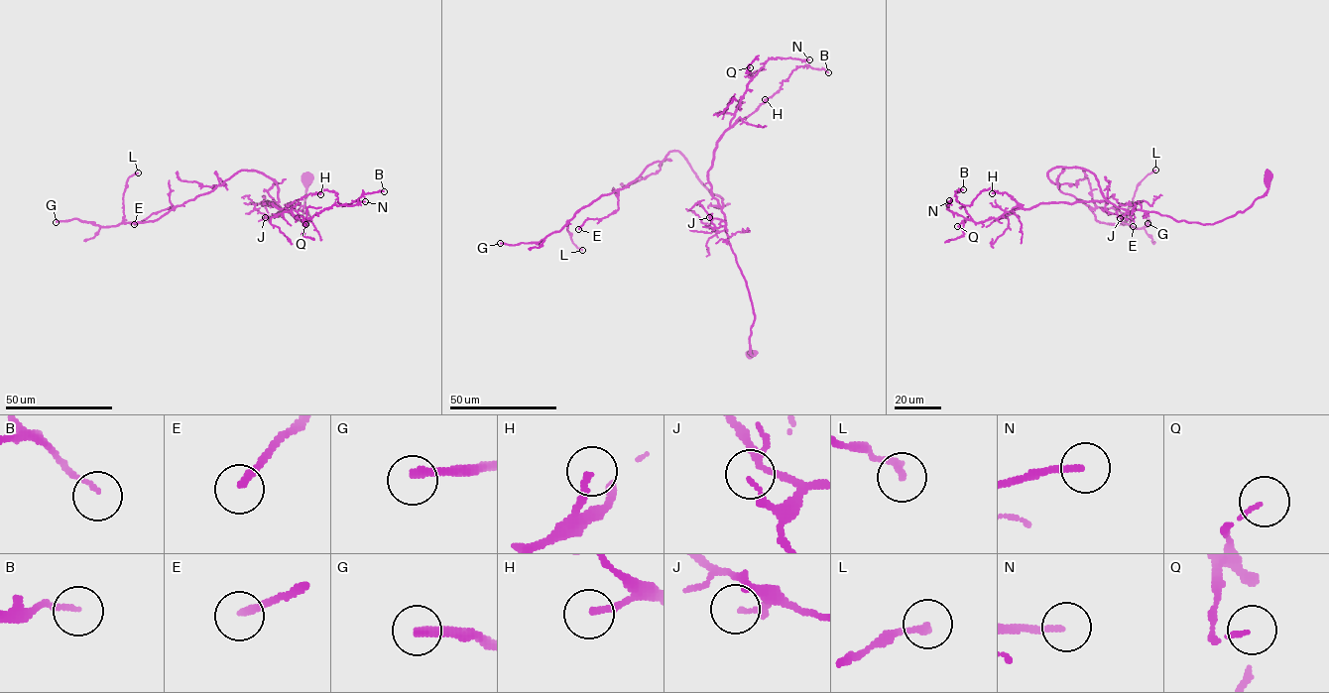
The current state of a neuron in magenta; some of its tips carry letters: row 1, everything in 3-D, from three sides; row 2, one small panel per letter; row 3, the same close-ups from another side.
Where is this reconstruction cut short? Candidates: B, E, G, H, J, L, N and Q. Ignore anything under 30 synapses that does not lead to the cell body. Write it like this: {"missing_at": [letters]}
{"missing_at": ["G"]}

